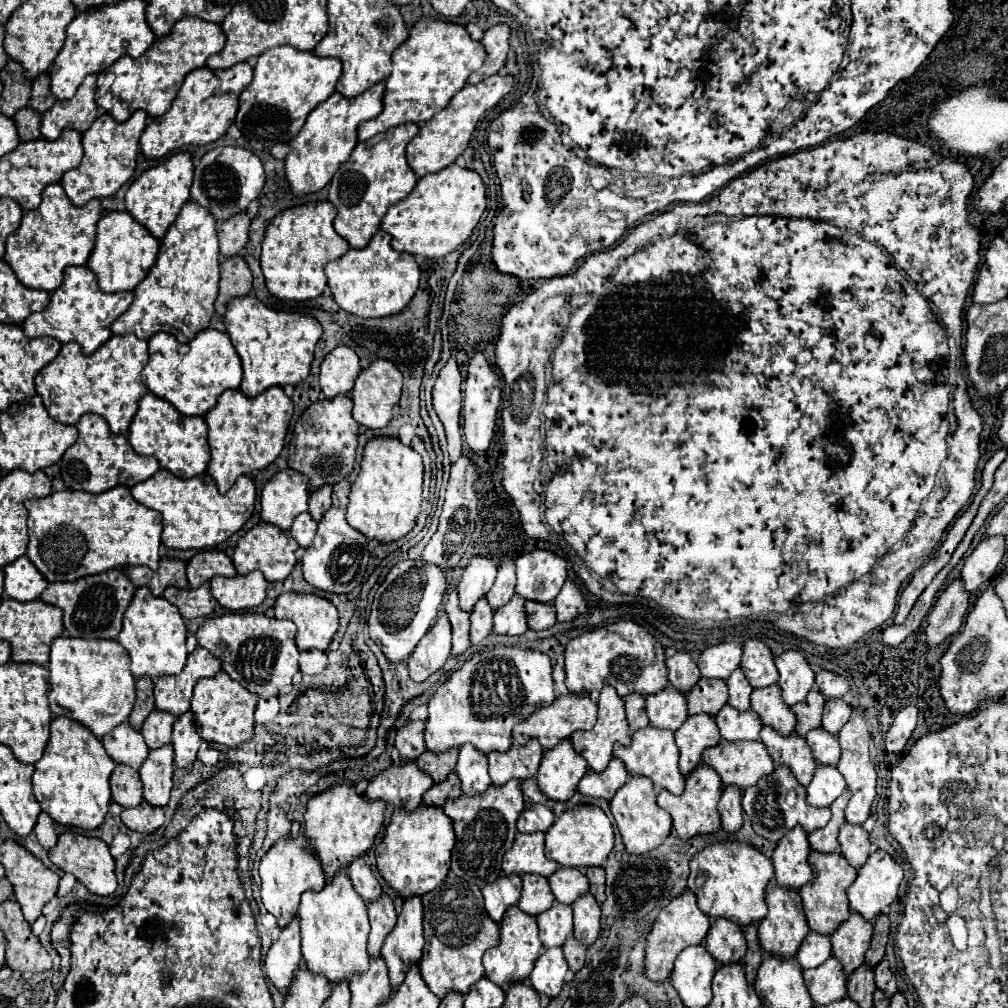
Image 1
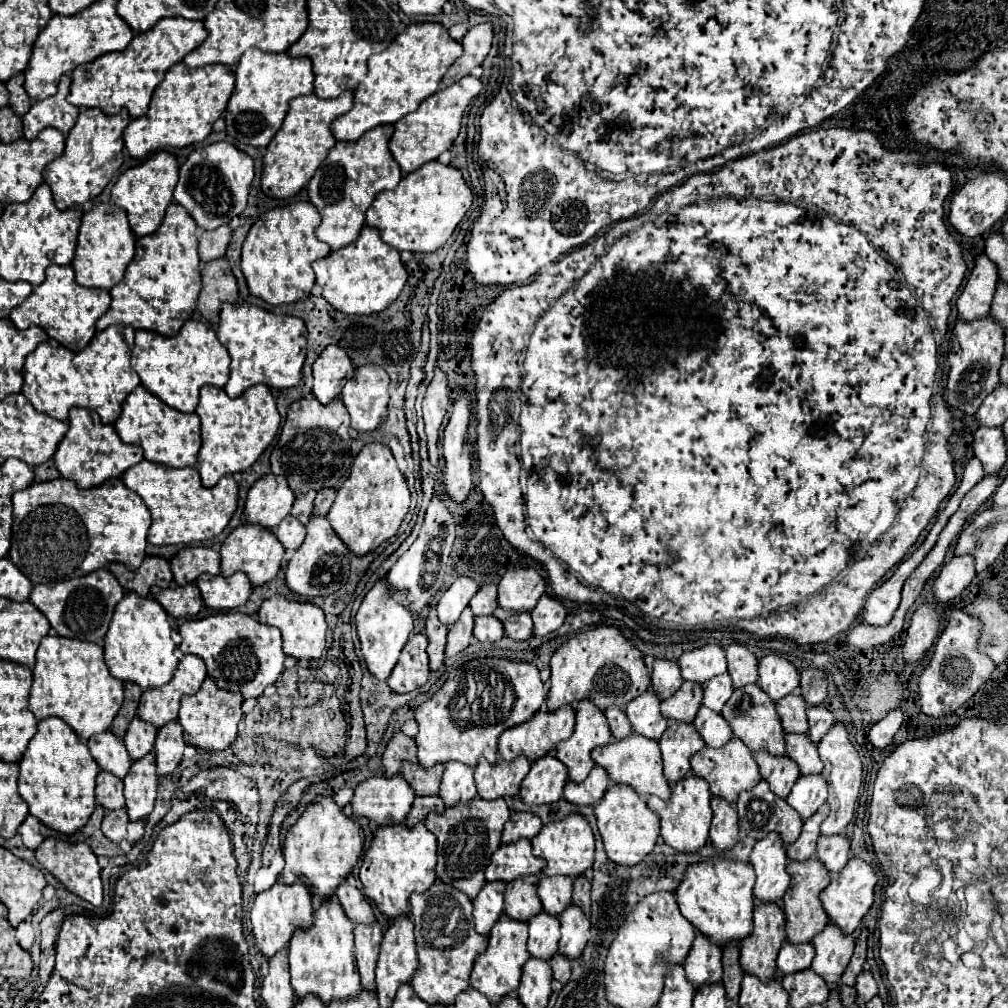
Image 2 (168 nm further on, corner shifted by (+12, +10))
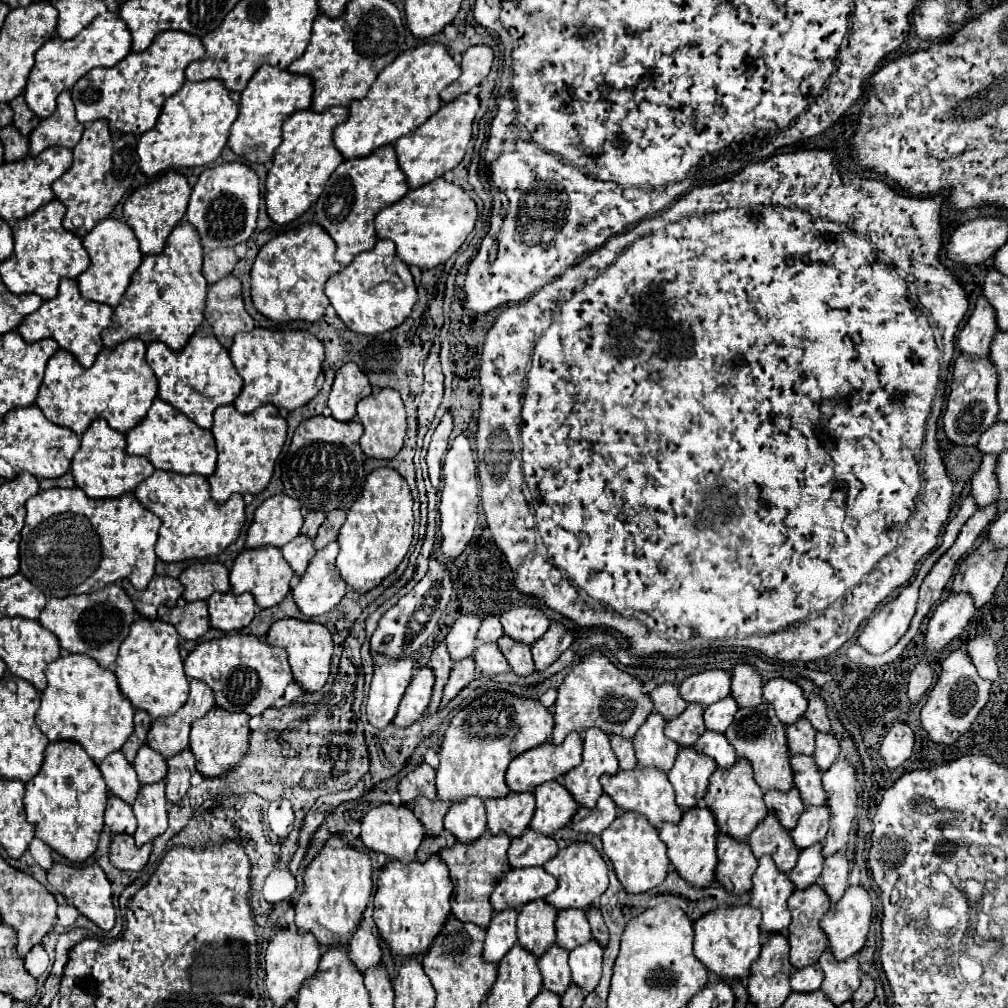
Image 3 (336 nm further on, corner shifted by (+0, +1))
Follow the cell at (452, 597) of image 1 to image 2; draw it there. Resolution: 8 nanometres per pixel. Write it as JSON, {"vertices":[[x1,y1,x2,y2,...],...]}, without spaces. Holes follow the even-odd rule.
{"vertices":[[432,607,426,619,426,629,424,629,426,637,428,637,428,657,430,657,430,671,438,671,442,661,444,661,444,649,446,649,446,635,448,629,444,625,440,625,440,621,436,619,436,609]]}

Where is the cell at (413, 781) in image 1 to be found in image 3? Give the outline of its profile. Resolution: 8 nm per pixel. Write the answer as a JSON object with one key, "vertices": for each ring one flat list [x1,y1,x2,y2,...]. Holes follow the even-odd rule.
{"vertices":[[380,804,380,806,370,808,368,814,362,818,360,838,368,848,376,852,384,852,386,858,396,858,400,862,412,862,416,858,416,850,424,838,424,832,426,830,422,822,418,822,418,818,414,816,408,804,400,804,400,806]]}

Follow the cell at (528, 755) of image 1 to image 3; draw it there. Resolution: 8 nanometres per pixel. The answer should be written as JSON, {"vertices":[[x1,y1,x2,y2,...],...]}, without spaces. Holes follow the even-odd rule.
{"vertices":[[510,792,504,798,486,798,488,828,492,832,504,830,508,836,516,838,526,828,536,808,534,792]]}

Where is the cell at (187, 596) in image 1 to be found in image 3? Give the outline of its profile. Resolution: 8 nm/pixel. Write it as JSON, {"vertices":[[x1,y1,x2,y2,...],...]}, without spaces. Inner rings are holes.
{"vertices":[[204,600,188,602,184,606,174,606,170,610,166,610,166,606,160,606,158,618,166,620,166,616,168,616,168,622,176,626,178,634,184,640,196,640,210,628,208,606]]}

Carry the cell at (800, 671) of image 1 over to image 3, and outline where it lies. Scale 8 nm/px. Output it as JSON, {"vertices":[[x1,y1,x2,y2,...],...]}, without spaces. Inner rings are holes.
{"vertices":[[770,678,764,684,764,698,774,706,776,716,786,726,804,716,808,708,808,700,802,688,786,678]]}

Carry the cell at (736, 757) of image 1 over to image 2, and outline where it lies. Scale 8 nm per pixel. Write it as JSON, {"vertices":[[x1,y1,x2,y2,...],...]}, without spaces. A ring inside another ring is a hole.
{"vertices":[[732,739,728,741,724,747,712,749,712,747,704,747,700,753,696,753,690,759,692,765,692,773,700,779,706,779,710,785,710,793,714,797,722,797,724,801,728,801,730,805,736,803,736,797,740,791,748,791,752,789,752,785,756,785,756,781,760,781,760,773,758,773,758,765,752,757,752,753,748,751,748,747,740,741,740,739]]}

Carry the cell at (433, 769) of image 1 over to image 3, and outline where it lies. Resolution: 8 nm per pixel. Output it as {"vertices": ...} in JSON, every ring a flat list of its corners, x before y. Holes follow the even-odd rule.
{"vertices":[[418,796,416,798,416,804,414,804,414,814,416,818,426,826,426,834,440,834,444,824,444,814,448,812,450,808,450,802,442,802,442,800,428,800,424,796]]}

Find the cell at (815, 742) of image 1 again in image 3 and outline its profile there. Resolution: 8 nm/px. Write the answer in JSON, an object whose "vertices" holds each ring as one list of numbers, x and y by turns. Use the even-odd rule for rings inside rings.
{"vertices":[[796,754,792,756,794,768,794,786,800,790,802,800,806,806,810,804,826,804,826,792,822,786,822,772,816,766,812,756]]}

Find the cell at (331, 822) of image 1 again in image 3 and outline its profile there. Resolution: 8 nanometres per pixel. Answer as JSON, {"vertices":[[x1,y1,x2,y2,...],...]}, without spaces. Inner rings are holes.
{"vertices":[[332,834,304,870,304,892,294,902,296,926,300,932,312,932,322,946,330,946,334,942,348,944,348,934,352,934,360,924,370,894,372,860,368,852,352,848,344,836]]}

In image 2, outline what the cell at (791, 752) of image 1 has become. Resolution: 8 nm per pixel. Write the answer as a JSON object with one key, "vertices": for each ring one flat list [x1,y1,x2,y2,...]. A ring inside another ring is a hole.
{"vertices":[[756,753,754,759,760,767,760,777,764,781,768,781,772,793,786,799,792,785,800,777,796,763,790,761,786,755,784,757,774,757,770,753]]}

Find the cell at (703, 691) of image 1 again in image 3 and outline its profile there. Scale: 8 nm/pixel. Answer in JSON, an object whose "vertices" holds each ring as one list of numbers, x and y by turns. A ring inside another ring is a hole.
{"vertices":[[688,704,688,708,666,722,666,736,680,746,694,746,700,734,704,734,704,708,698,704]]}

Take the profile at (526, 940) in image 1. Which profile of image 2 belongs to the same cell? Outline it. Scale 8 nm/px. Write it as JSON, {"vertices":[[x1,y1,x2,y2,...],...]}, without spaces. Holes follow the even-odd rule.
{"vertices":[[502,915,498,923,492,927,488,935,488,949,476,959,472,975,470,975,470,985,478,989,482,995,486,995,492,1005,498,1005,502,997,518,989,522,967,530,959,530,953,526,949,526,939,528,939,528,925,508,915]]}

